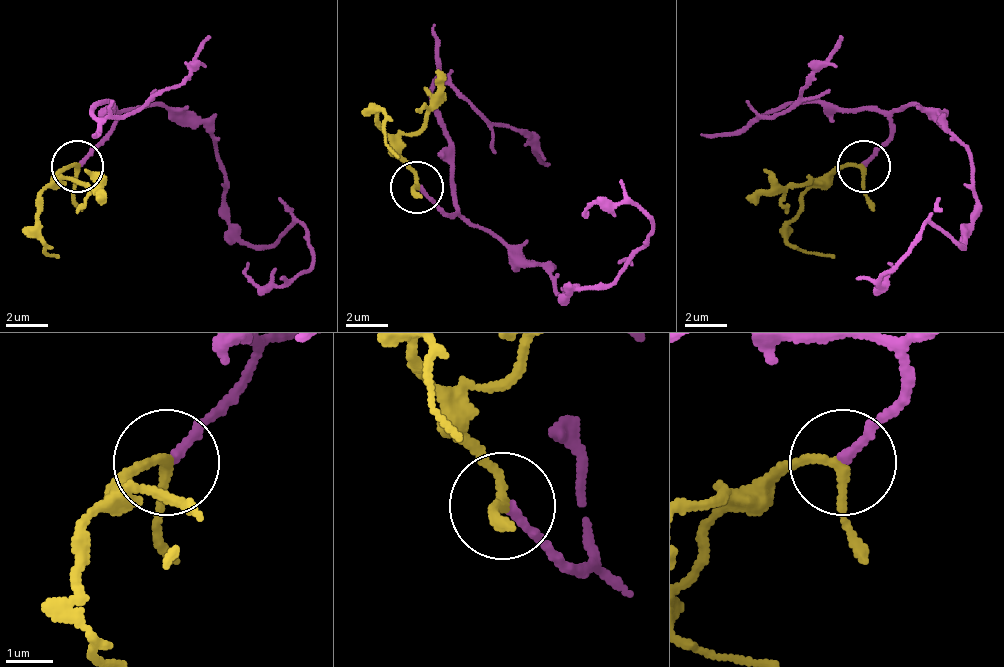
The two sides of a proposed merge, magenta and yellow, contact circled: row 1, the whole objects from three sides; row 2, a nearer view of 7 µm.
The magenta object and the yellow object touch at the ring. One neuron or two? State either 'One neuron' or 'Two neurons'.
One neuron

